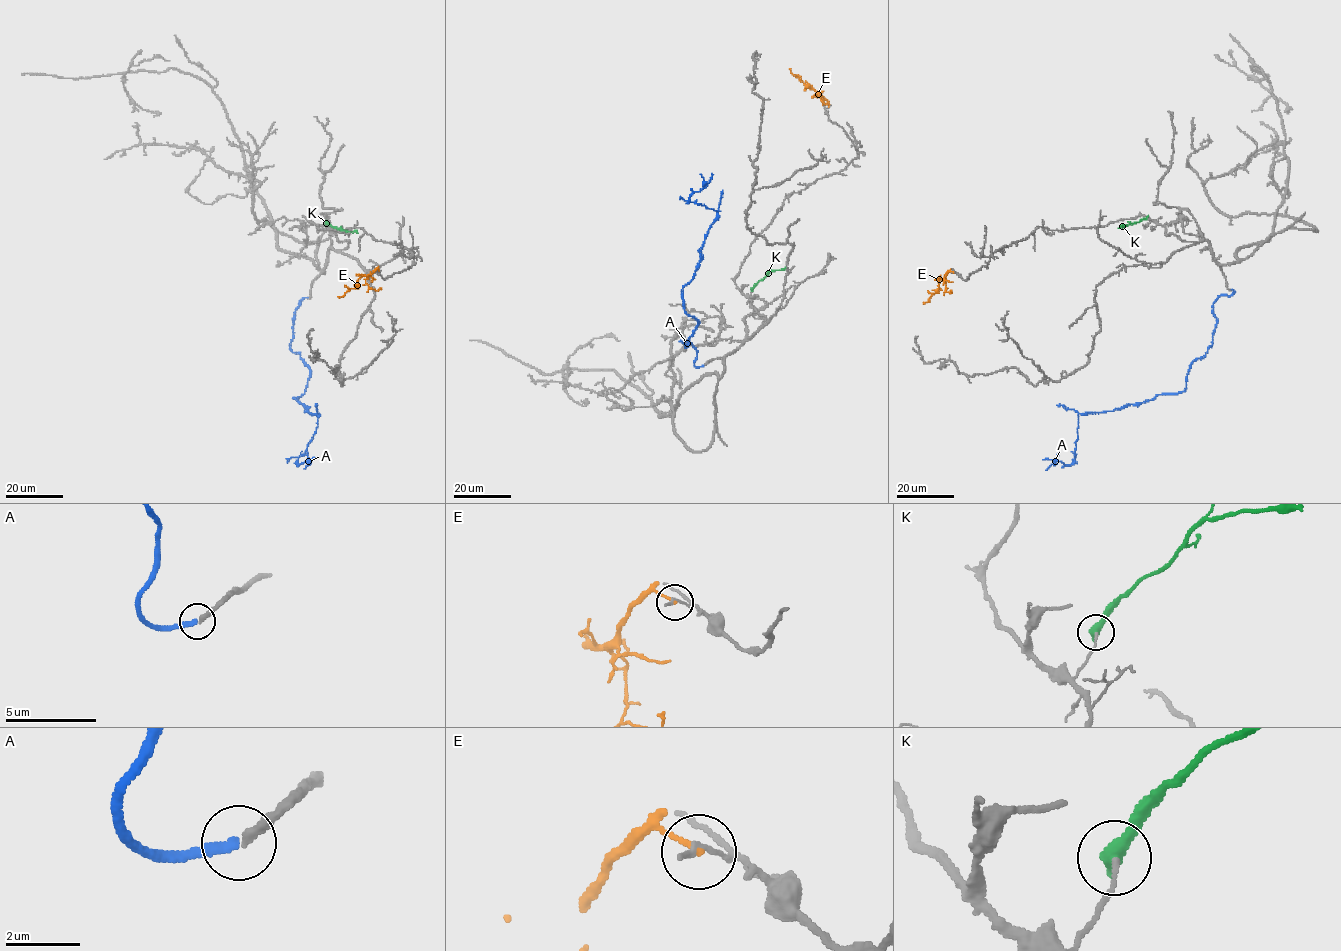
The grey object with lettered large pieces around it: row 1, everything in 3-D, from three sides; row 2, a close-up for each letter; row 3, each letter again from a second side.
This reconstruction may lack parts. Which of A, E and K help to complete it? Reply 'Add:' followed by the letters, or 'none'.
Add: A

